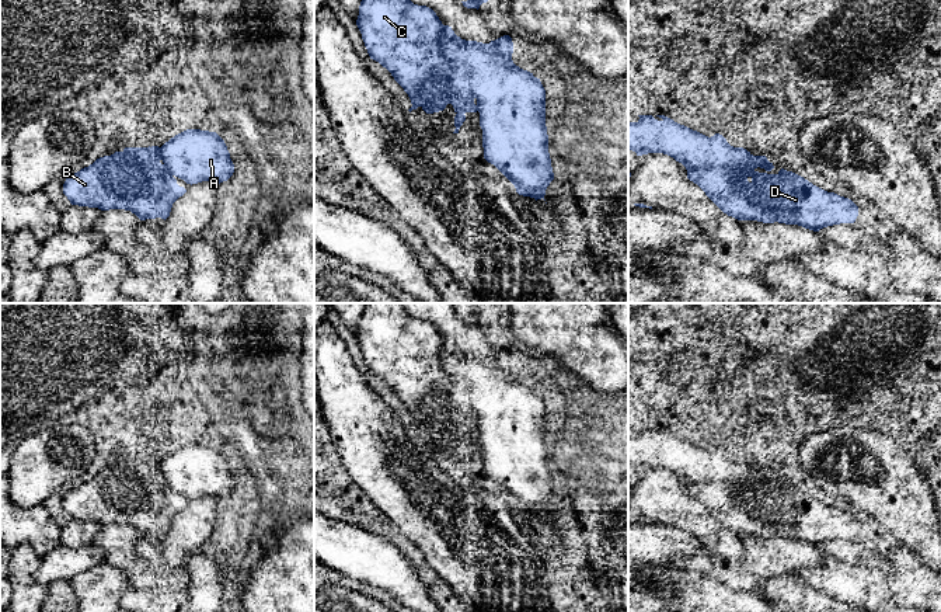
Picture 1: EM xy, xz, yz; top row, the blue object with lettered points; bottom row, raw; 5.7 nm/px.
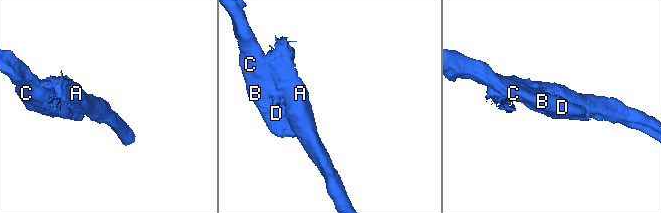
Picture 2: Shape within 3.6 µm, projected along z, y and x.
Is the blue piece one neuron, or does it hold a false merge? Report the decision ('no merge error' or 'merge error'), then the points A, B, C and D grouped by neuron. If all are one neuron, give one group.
merge error; A / B C D

